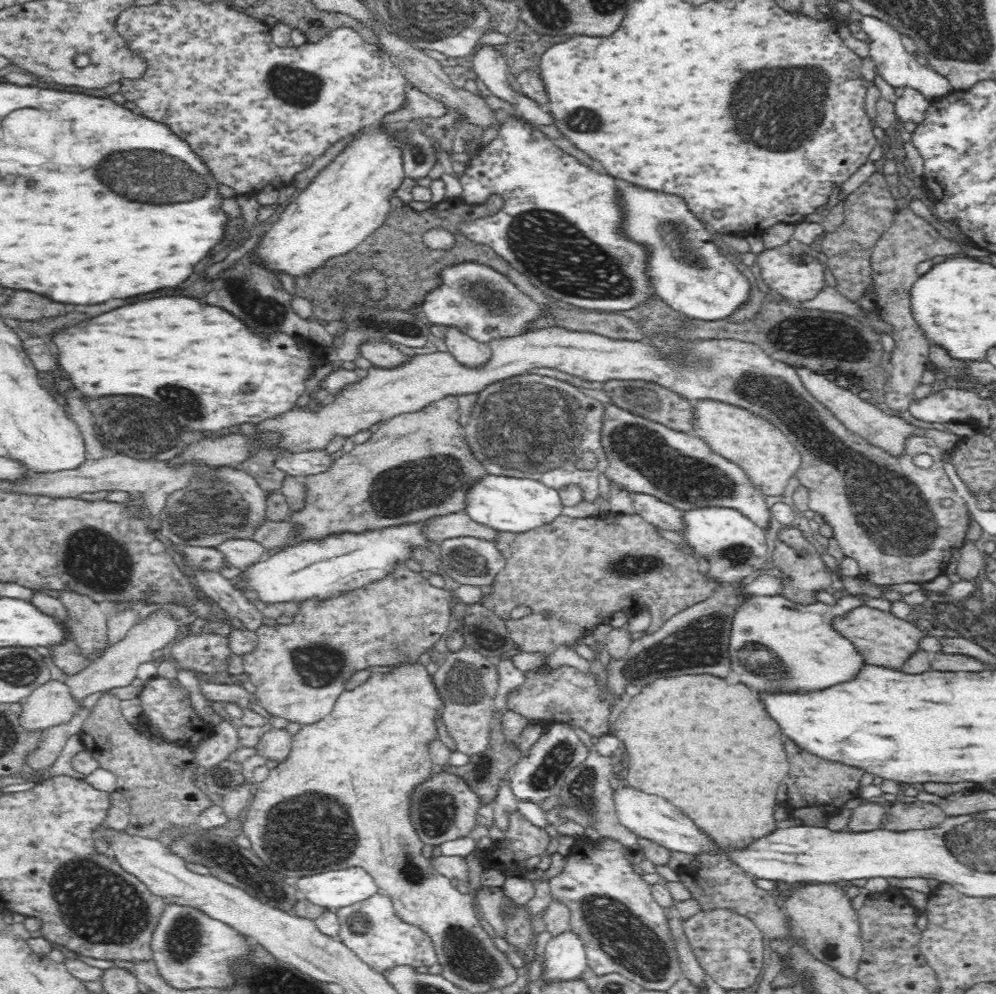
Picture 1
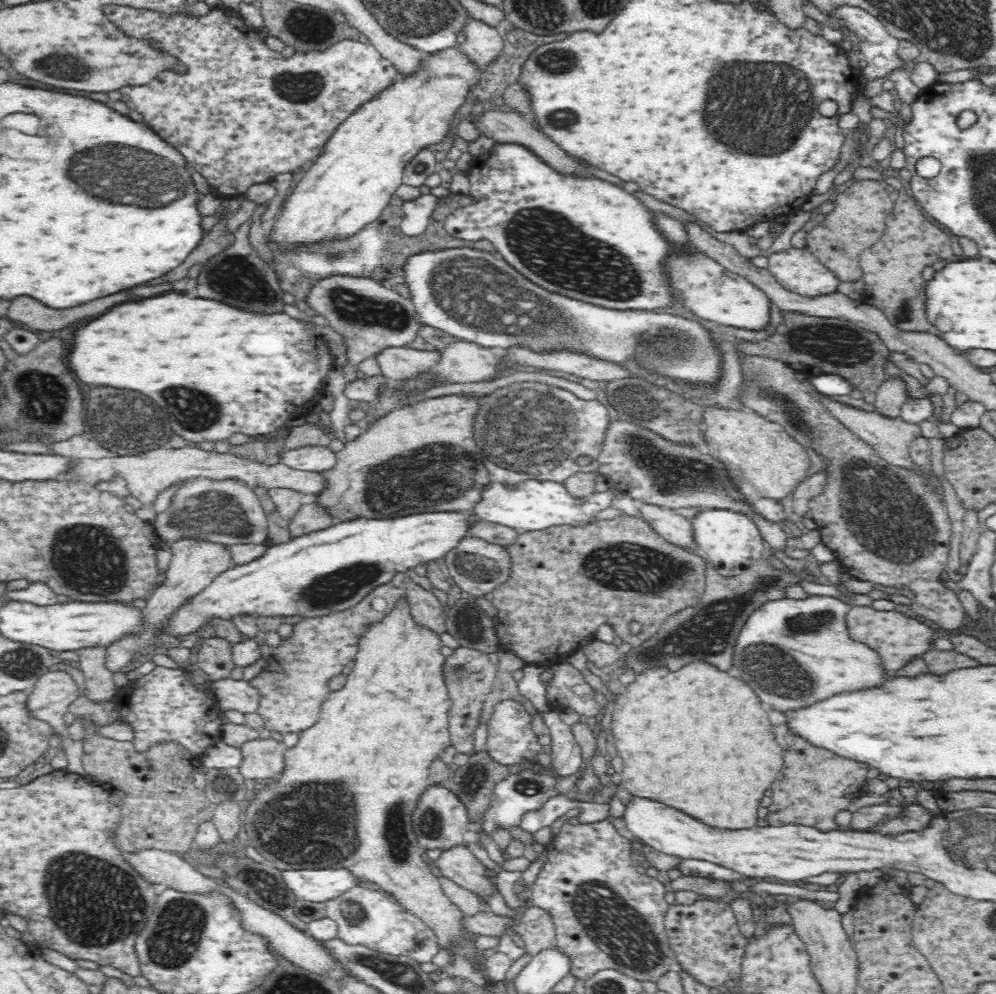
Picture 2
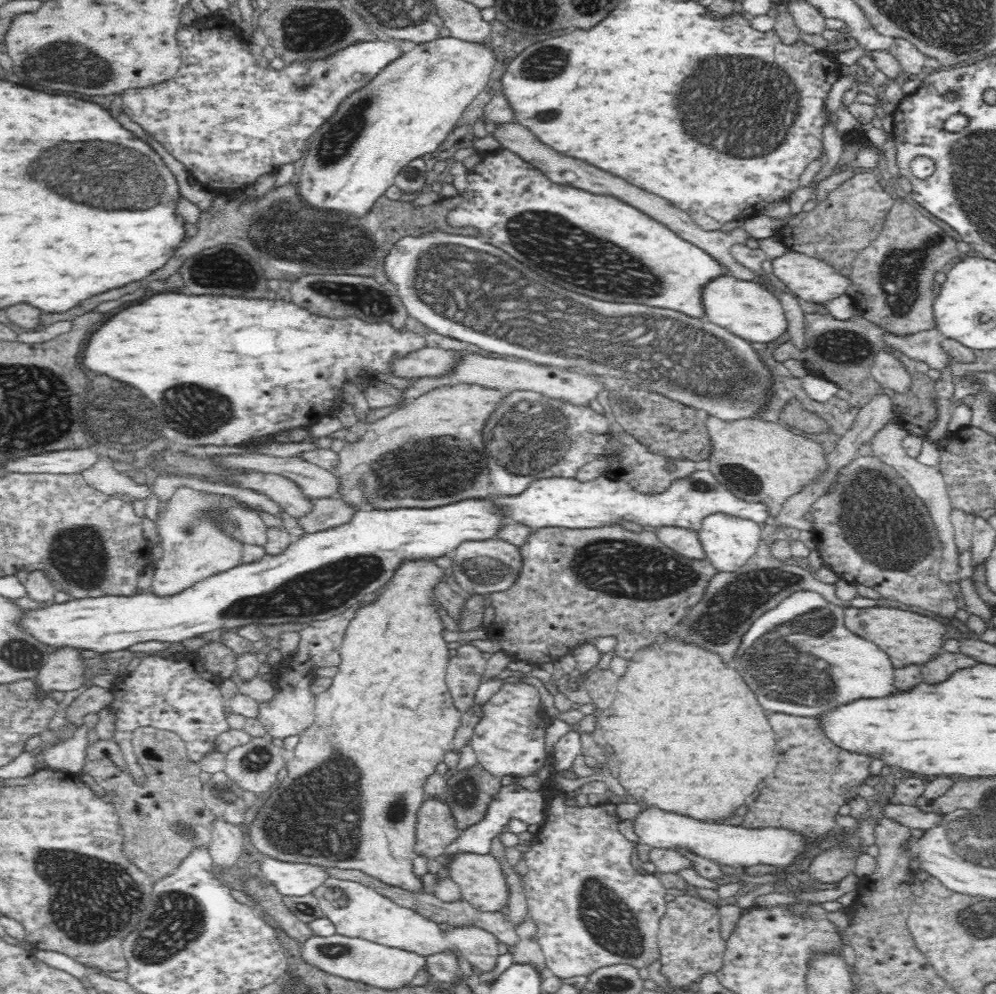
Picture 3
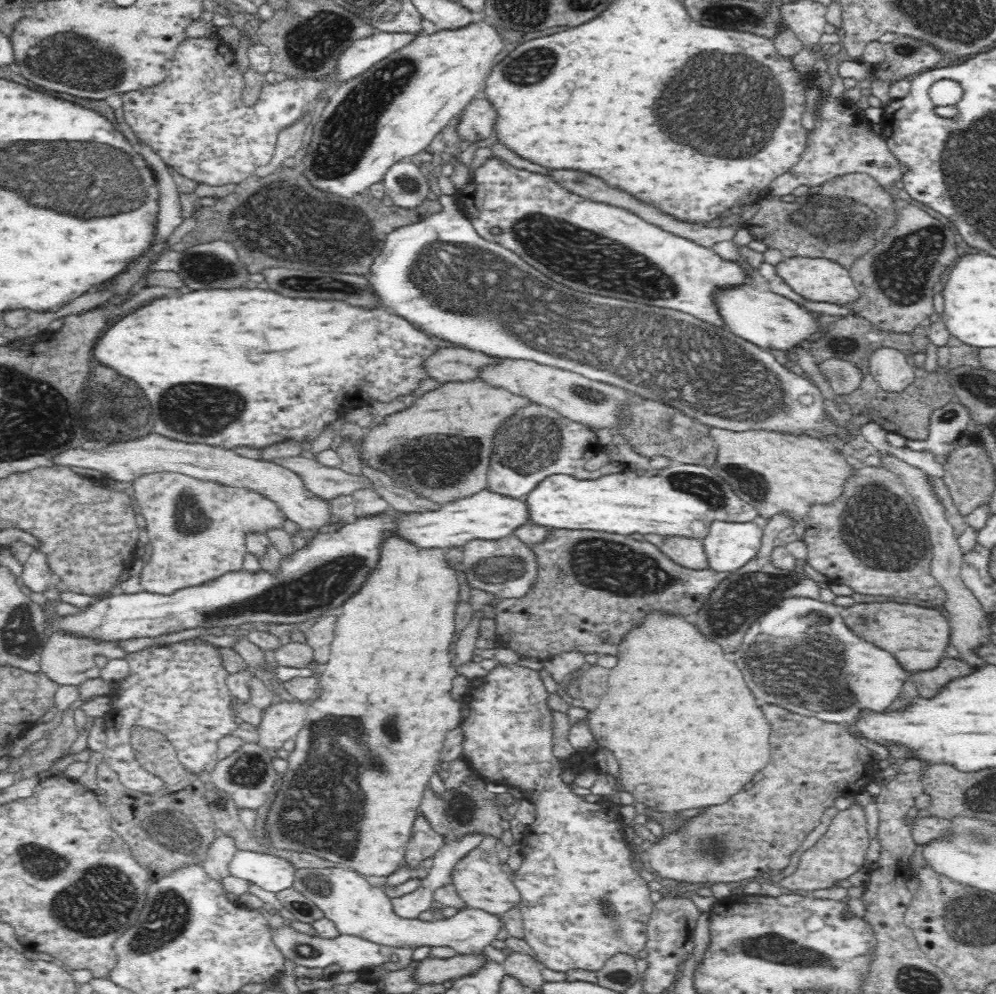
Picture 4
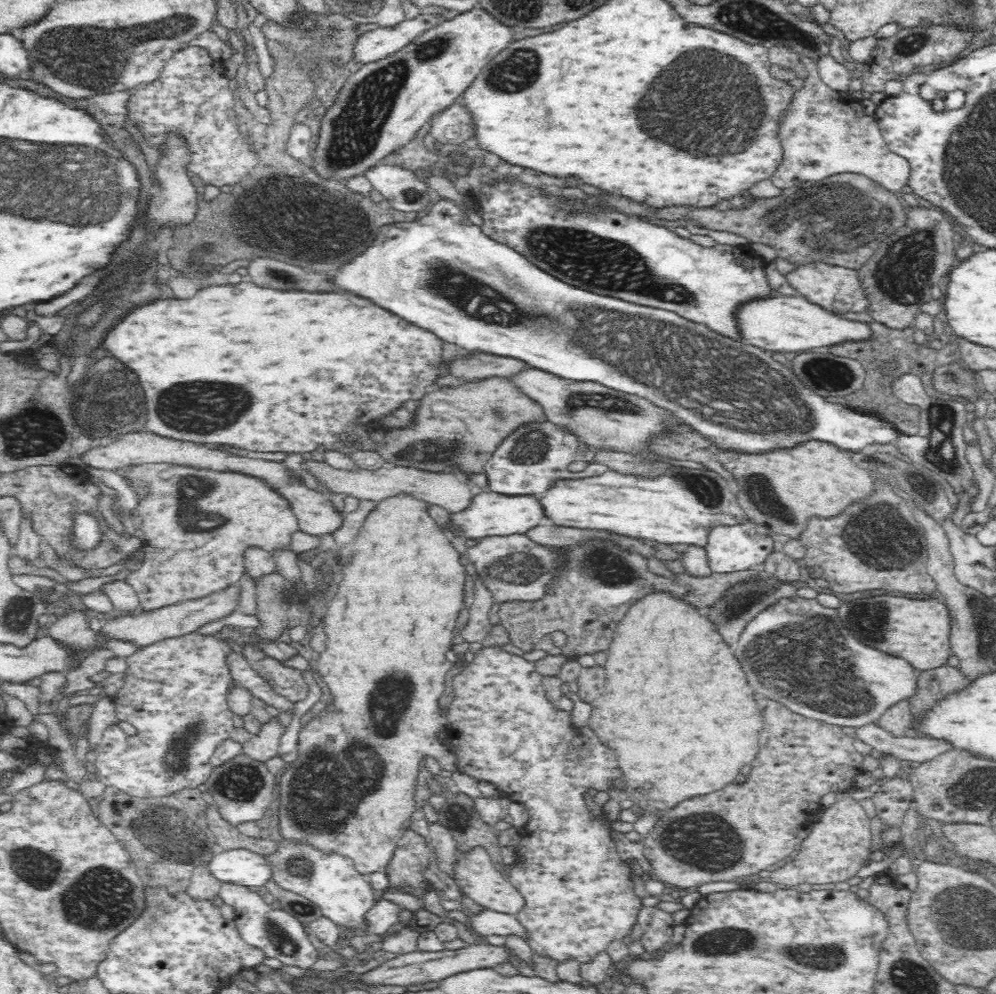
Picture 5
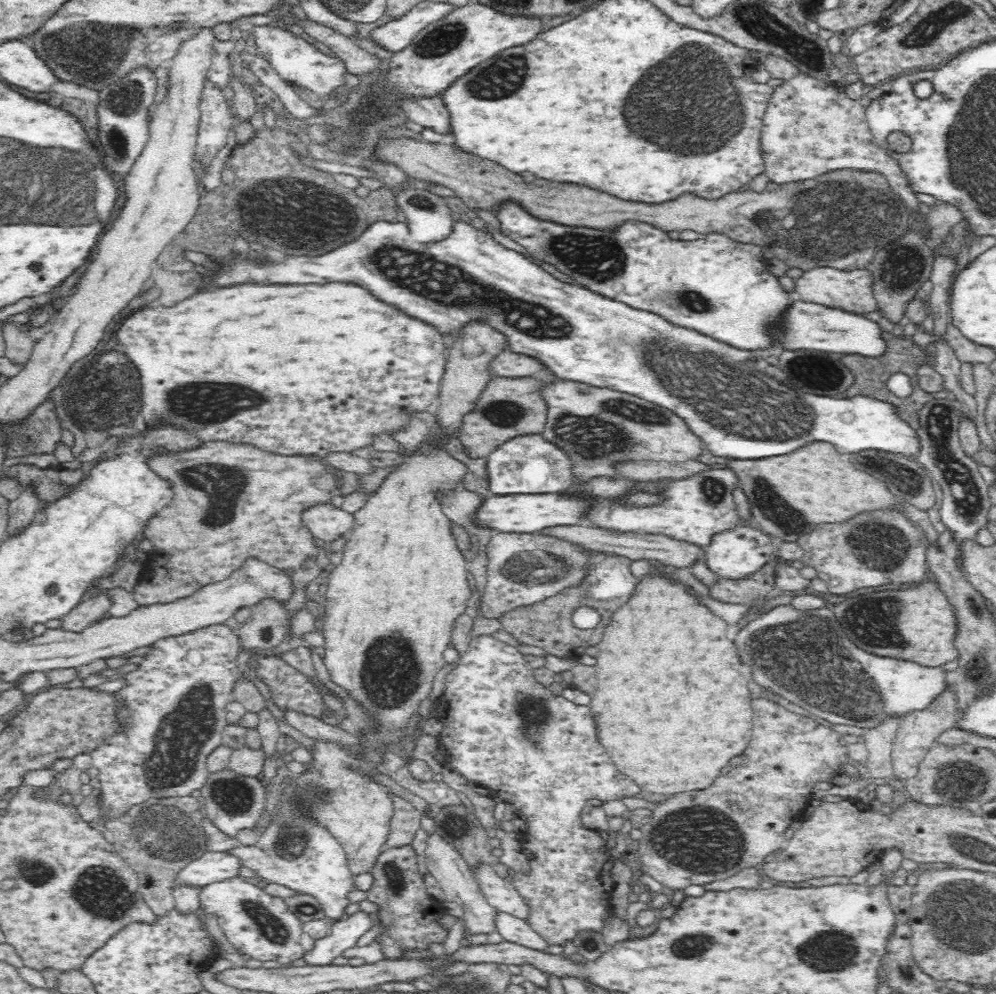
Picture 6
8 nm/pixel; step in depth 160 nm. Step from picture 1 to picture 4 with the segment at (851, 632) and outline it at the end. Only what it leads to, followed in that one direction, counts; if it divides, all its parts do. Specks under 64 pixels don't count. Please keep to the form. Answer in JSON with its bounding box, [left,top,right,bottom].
[837,602,950,670]

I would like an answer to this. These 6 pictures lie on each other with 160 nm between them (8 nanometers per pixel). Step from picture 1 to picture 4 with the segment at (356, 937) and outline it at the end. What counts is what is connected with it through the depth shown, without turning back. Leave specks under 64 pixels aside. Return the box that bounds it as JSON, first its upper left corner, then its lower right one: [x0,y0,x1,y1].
[291,864,504,954]

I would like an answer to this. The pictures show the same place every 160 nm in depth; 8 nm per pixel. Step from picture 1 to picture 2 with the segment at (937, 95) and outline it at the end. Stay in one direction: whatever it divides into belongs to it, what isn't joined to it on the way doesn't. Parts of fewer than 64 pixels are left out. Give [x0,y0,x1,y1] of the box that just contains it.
[825,4,909,82]

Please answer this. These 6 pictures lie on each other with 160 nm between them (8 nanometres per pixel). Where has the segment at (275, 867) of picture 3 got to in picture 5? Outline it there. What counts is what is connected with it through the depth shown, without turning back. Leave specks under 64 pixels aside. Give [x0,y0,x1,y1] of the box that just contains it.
[207,849,271,886]

